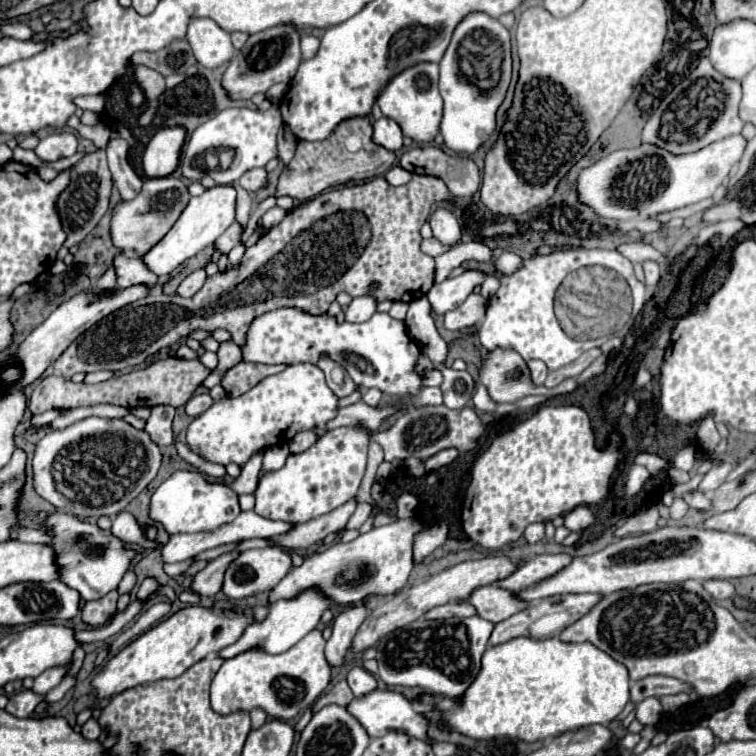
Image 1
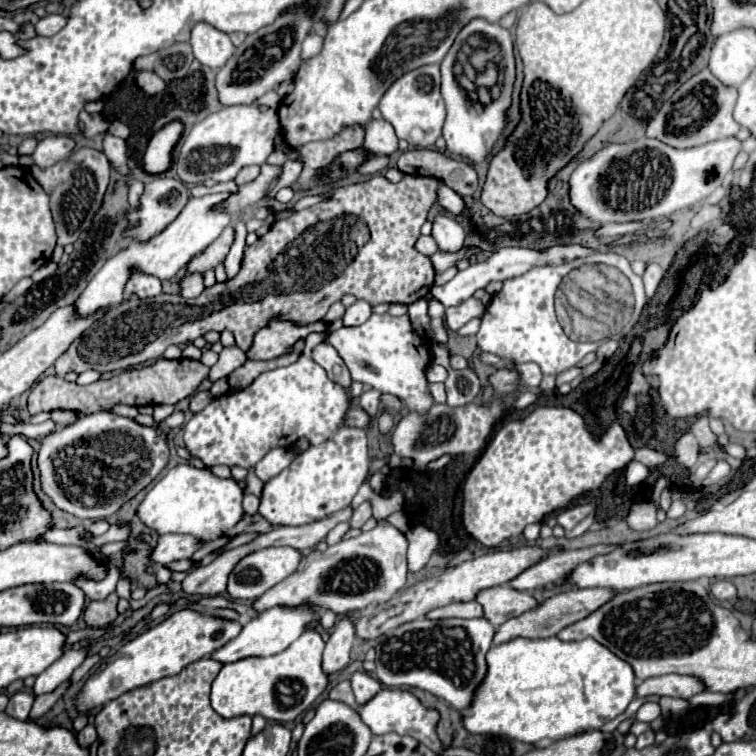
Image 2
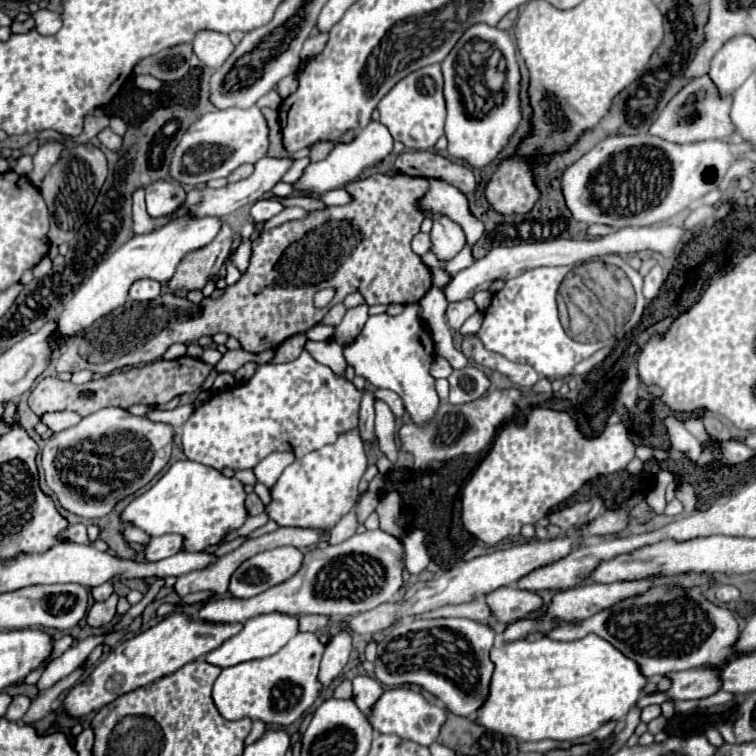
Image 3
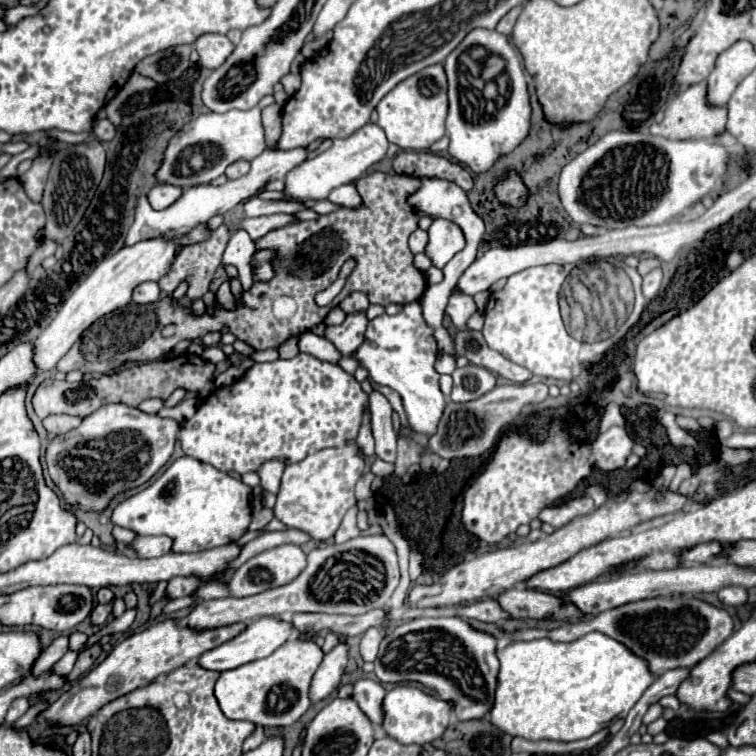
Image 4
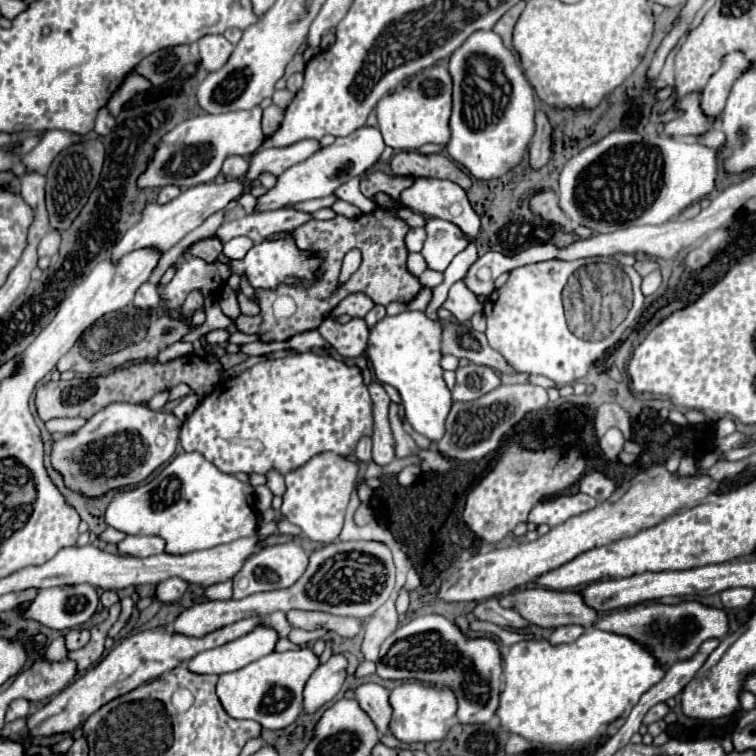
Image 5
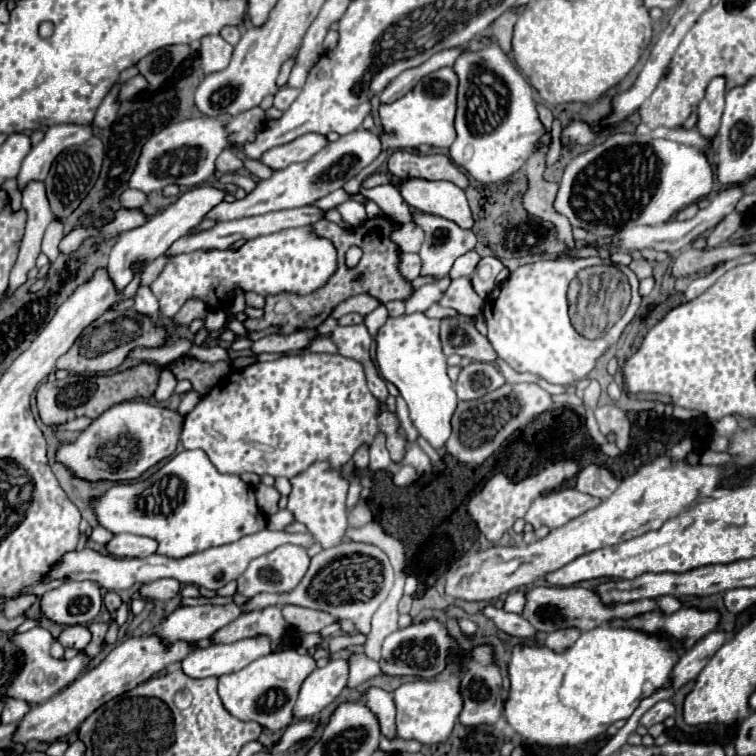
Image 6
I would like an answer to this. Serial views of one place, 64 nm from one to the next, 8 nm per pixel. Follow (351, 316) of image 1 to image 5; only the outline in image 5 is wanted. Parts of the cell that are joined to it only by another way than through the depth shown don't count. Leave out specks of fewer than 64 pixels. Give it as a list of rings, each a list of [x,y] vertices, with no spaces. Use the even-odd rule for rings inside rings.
[[[326,318],[318,332],[330,342],[332,348],[336,348],[338,354],[346,358],[356,358],[364,354],[364,346],[368,342],[368,326],[364,318],[352,318],[346,324],[332,322],[332,318]]]

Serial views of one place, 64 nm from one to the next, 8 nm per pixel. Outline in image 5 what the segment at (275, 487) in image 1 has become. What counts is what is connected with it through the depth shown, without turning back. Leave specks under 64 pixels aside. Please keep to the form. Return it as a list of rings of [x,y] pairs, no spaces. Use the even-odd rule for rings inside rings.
[[[334,452],[316,454],[306,464],[302,464],[296,470],[290,470],[284,476],[286,492],[282,496],[280,512],[288,522],[296,524],[304,532],[306,538],[320,542],[320,544],[330,544],[338,538],[338,534],[342,530],[346,506],[354,492],[356,478],[358,478],[356,460],[338,456]]]

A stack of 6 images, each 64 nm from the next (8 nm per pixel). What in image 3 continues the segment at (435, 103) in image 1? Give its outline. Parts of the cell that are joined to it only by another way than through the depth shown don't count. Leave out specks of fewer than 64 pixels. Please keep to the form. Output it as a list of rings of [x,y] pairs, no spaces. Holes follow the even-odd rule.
[[[440,64],[424,66],[406,78],[402,78],[378,104],[380,122],[388,126],[394,140],[400,140],[406,148],[428,150],[444,134],[446,106],[442,96],[442,72]]]

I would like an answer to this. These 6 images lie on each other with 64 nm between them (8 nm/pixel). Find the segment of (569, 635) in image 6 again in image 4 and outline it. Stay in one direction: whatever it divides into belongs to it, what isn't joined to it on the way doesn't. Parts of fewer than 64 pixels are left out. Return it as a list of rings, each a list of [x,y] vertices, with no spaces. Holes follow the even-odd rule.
[[[692,594],[656,596],[638,602],[628,602],[618,608],[600,612],[592,618],[568,622],[554,630],[544,630],[540,636],[554,642],[574,642],[588,632],[602,632],[620,644],[624,644],[632,654],[648,662],[652,674],[662,674],[674,668],[692,668],[712,654],[724,640],[734,632],[734,622],[724,608],[716,608]]]

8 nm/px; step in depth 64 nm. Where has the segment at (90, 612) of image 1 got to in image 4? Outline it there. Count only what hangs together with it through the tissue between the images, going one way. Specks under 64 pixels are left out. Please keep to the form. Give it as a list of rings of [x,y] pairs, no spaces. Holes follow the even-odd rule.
[[[114,602],[94,606],[94,610],[92,610],[92,614],[90,614],[92,624],[96,624],[96,626],[104,626],[104,624],[110,620],[110,616],[112,616],[112,604],[114,604]]]

